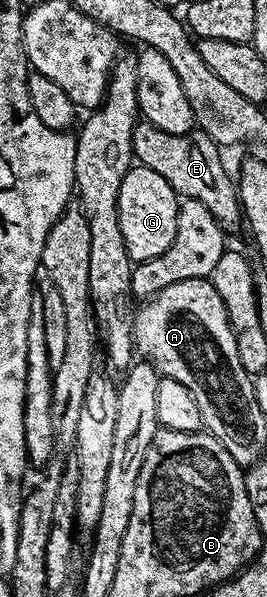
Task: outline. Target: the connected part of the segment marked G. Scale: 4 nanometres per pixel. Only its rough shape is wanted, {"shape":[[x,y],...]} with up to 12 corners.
{"shape":[[137,163],[119,187],[119,225],[135,263],[175,239],[179,195]]}

